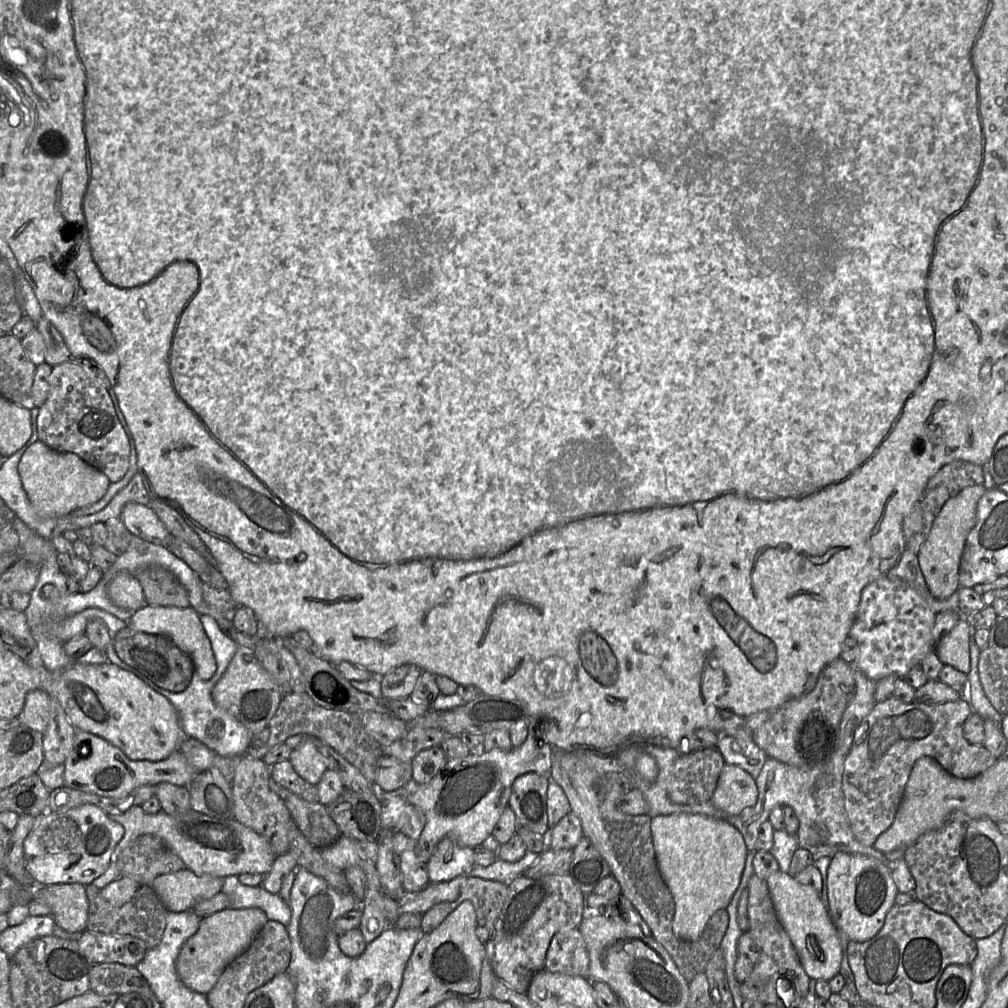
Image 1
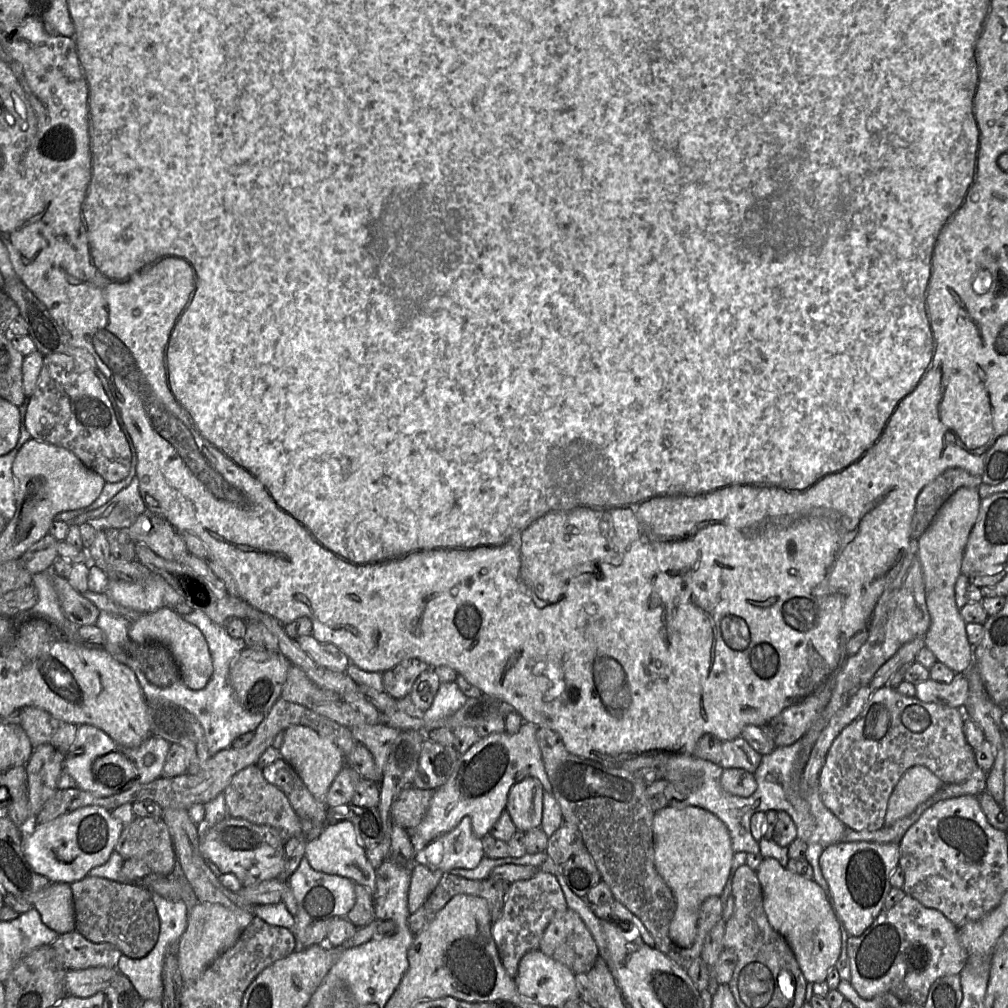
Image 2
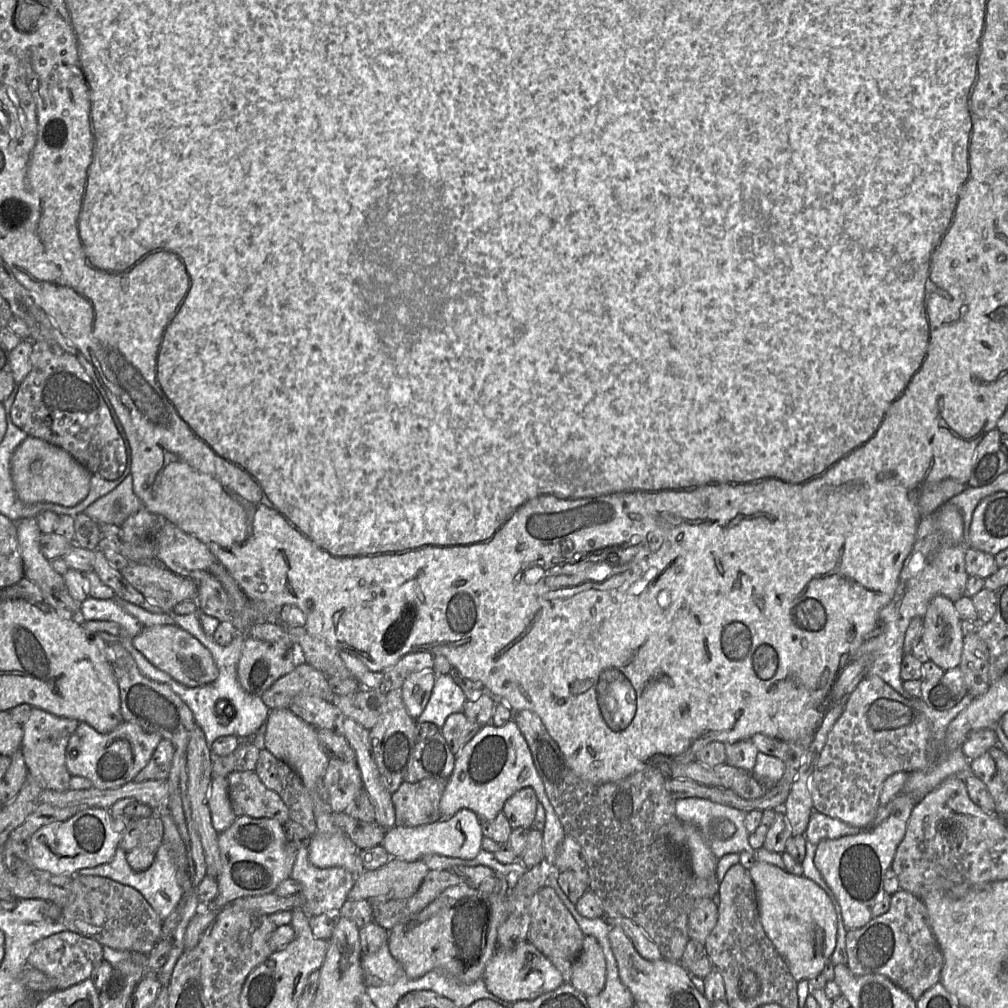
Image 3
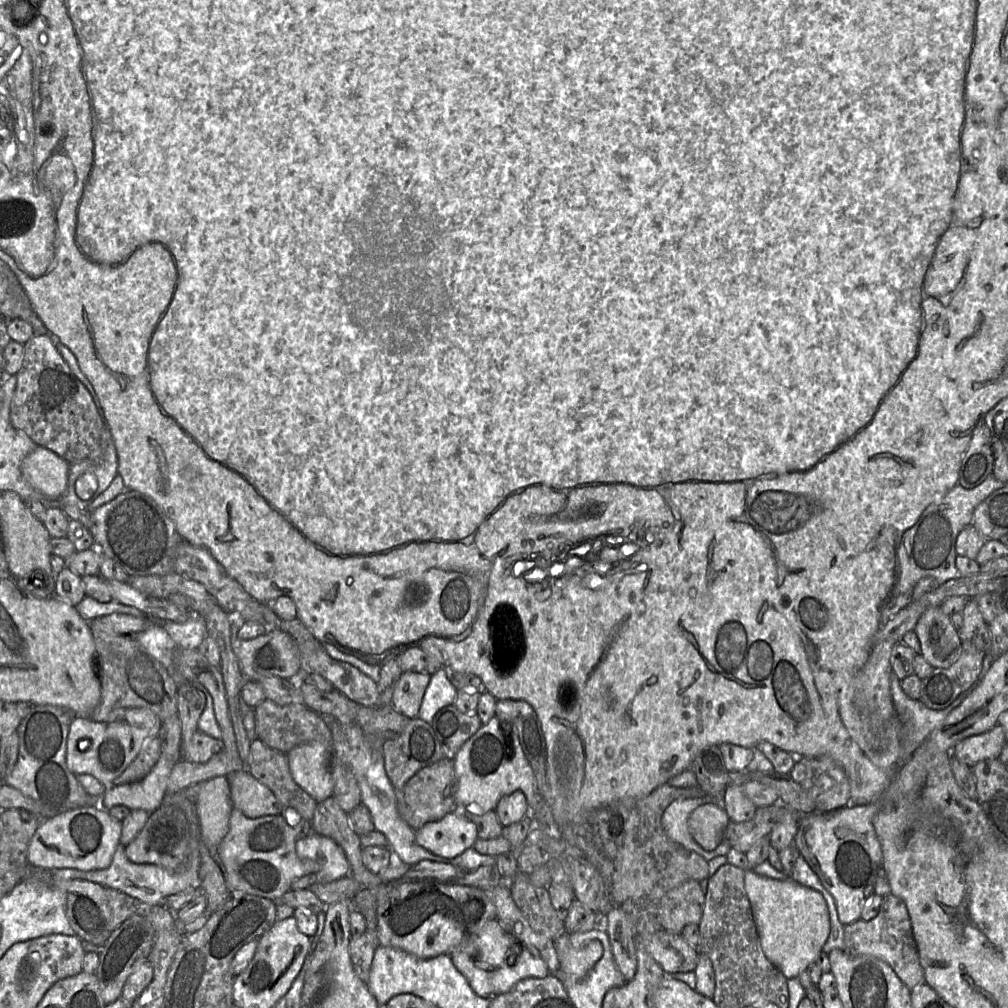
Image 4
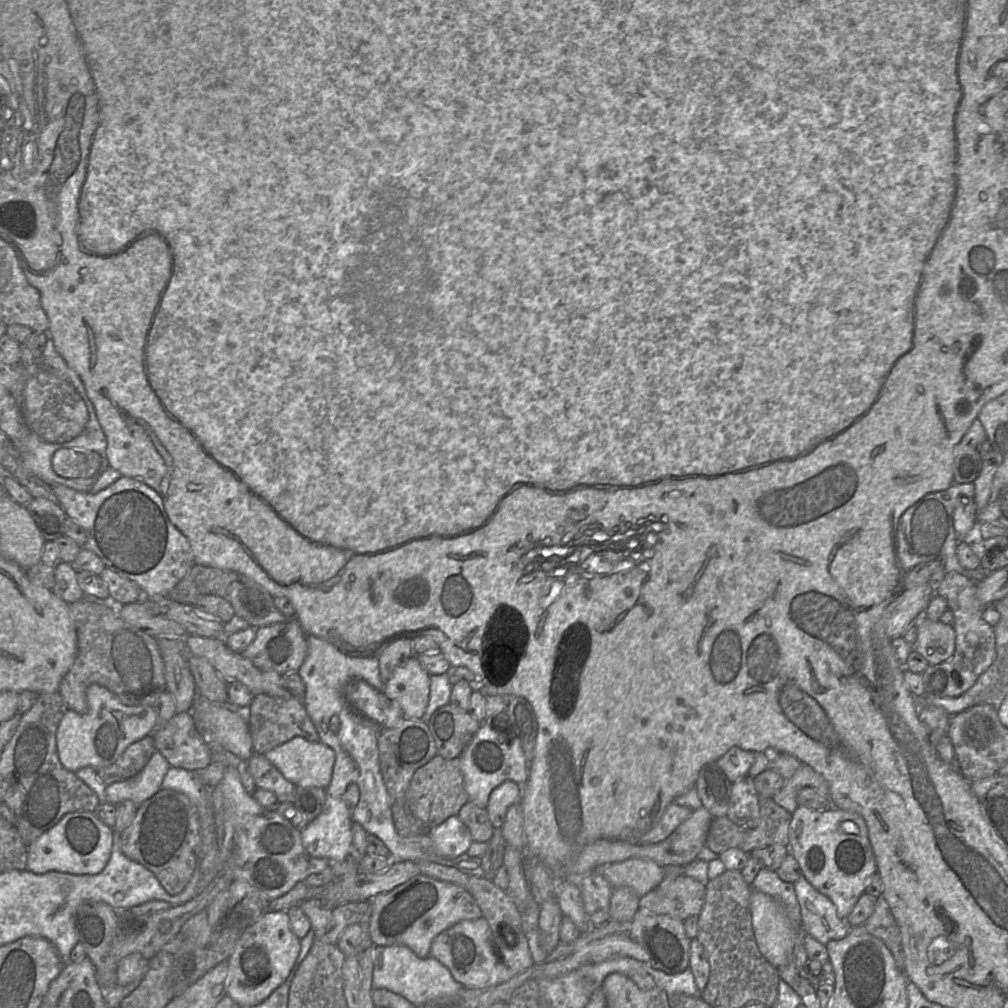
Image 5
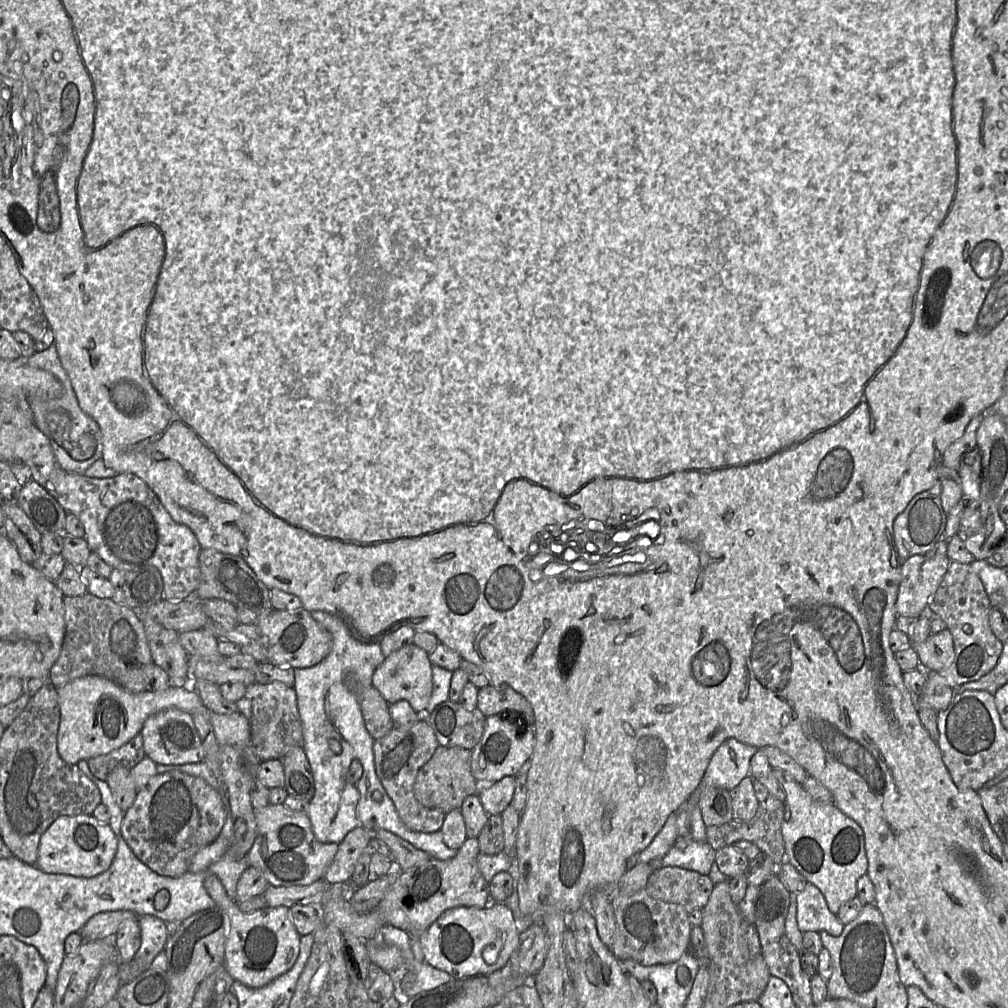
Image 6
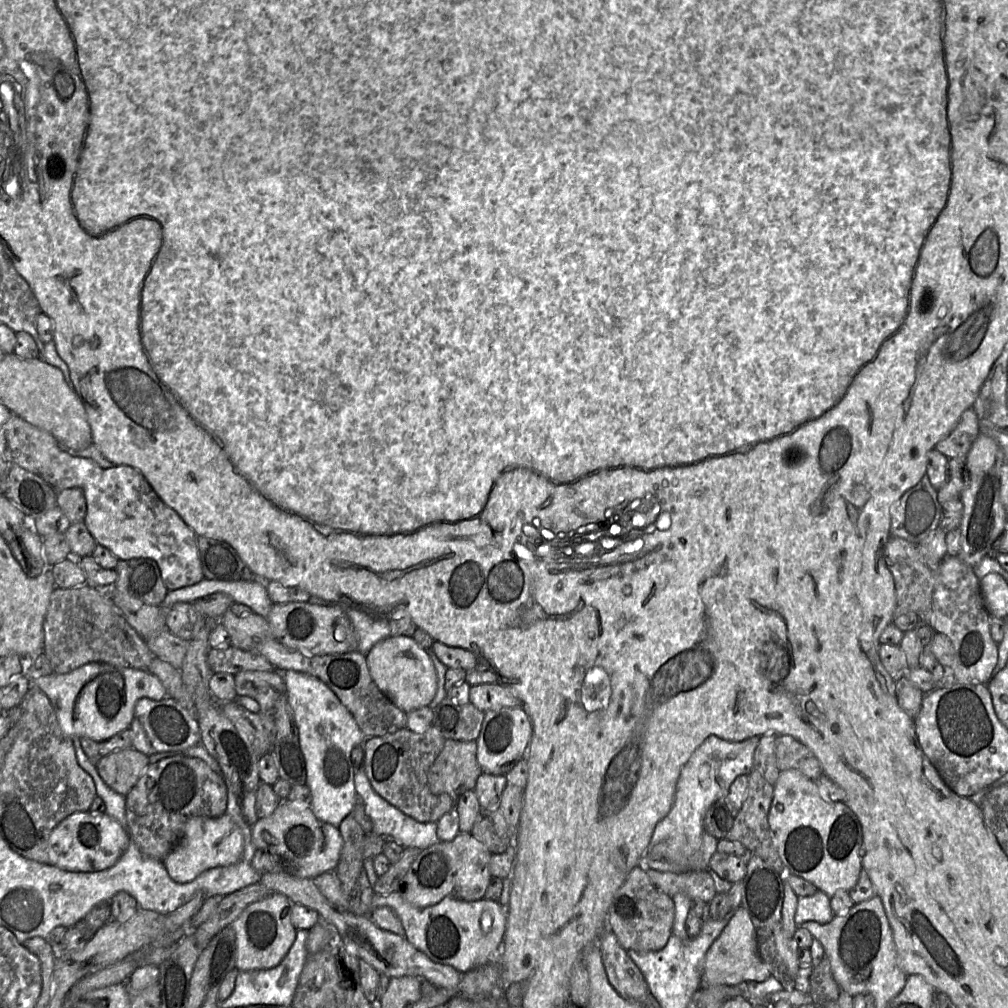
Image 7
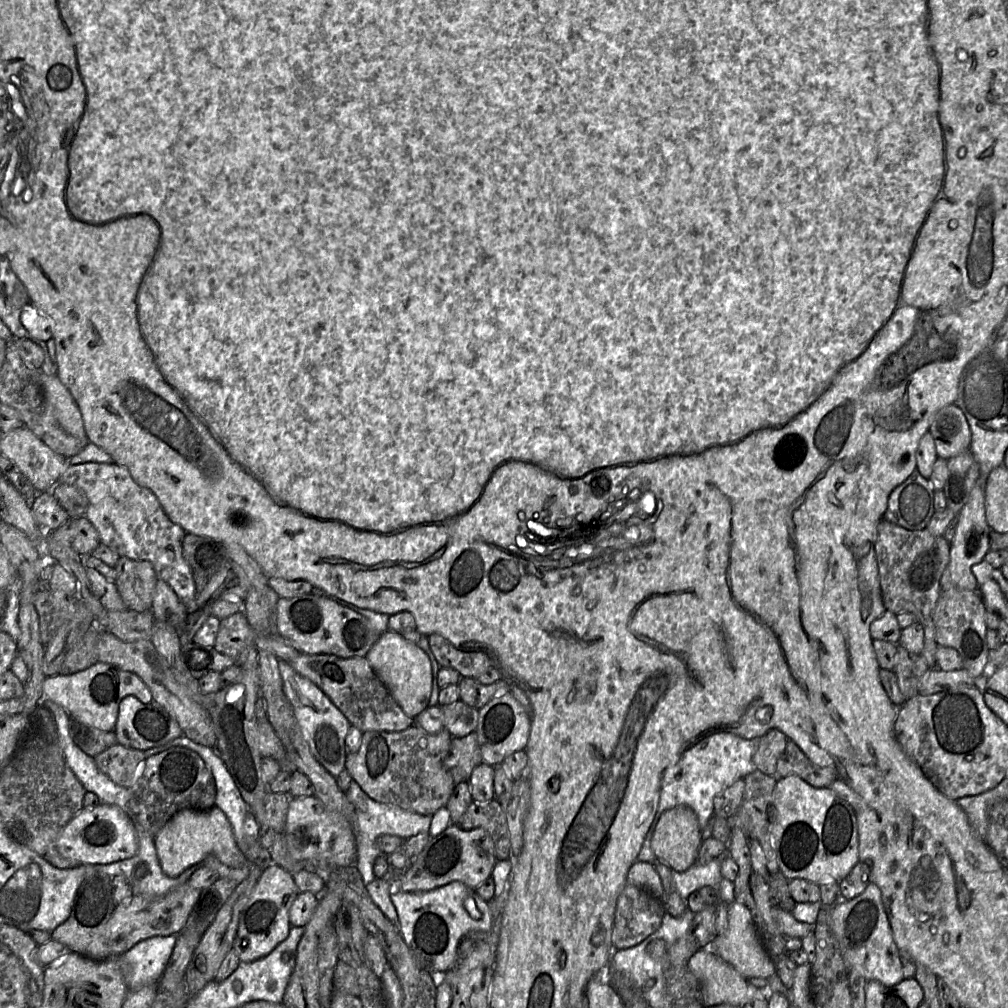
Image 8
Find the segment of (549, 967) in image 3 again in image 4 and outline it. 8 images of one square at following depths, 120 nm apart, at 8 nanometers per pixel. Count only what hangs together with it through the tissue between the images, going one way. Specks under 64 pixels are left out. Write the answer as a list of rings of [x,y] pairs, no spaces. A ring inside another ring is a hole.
[[[488,921],[474,936],[453,949],[449,956],[466,978],[473,991],[480,997],[492,999],[509,991],[518,982],[527,978],[545,978],[551,974],[547,964],[534,956],[523,942],[515,943],[516,938],[500,923]]]

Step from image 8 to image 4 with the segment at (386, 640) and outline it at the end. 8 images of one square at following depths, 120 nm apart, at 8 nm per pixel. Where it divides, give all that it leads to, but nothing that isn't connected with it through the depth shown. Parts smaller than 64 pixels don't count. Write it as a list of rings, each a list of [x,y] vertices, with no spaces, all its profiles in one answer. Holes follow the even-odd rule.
[[[403,672],[393,691],[394,710],[409,719],[417,717],[430,678],[426,672]]]

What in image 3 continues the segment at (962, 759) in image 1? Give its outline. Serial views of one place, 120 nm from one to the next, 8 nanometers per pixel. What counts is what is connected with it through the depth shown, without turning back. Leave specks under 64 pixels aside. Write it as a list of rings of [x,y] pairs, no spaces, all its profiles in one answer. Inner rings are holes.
[[[866,675],[845,699],[843,713],[830,730],[809,779],[813,809],[854,827],[870,827],[877,815],[884,781],[898,772],[909,773],[929,768],[927,746],[931,737],[931,723],[913,705],[912,699],[901,696],[880,677]]]

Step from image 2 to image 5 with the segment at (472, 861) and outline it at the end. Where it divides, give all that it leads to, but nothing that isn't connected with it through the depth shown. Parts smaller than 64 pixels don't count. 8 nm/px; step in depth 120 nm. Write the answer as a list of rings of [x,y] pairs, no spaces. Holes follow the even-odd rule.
[[[458,815],[430,827],[429,836],[436,851],[445,858],[456,858],[466,853],[472,843],[471,833]]]

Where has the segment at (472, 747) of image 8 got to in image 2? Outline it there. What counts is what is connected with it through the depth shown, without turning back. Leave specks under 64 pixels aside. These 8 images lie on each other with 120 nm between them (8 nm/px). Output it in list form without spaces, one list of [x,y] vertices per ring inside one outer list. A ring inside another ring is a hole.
[[[408,785],[403,788],[391,809],[392,820],[405,829],[415,828],[424,817],[434,790]]]

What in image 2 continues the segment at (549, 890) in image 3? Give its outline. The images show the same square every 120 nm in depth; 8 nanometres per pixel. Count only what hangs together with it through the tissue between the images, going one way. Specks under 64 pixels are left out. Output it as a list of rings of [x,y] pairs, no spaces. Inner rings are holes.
[[[572,909],[556,913],[545,928],[539,950],[575,974],[587,974],[599,949],[582,919]]]

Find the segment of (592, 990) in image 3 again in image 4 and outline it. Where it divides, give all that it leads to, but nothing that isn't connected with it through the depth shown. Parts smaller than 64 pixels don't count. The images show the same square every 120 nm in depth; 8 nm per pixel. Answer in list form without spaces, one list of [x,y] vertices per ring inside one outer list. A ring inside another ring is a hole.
[[[565,933],[554,942],[562,975],[571,980],[583,979],[603,953],[598,940],[582,938],[581,933]]]

